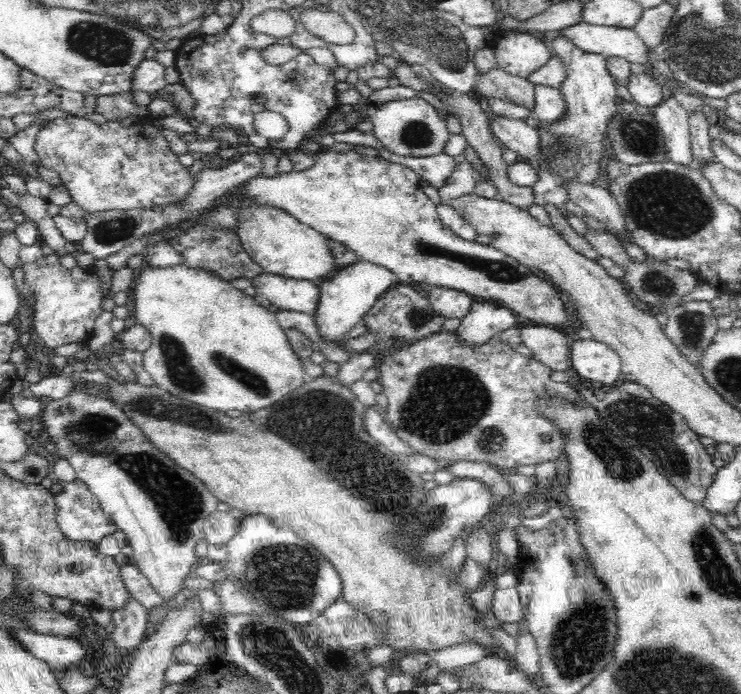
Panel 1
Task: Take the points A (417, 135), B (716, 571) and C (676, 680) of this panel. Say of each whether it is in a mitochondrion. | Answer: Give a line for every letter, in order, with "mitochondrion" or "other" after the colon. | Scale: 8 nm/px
A: mitochondrion
B: mitochondrion
C: mitochondrion

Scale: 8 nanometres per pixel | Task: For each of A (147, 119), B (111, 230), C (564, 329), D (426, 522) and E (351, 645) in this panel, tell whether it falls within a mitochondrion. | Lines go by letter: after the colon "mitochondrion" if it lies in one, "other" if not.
A: other
B: mitochondrion
C: other
D: mitochondrion
E: other

